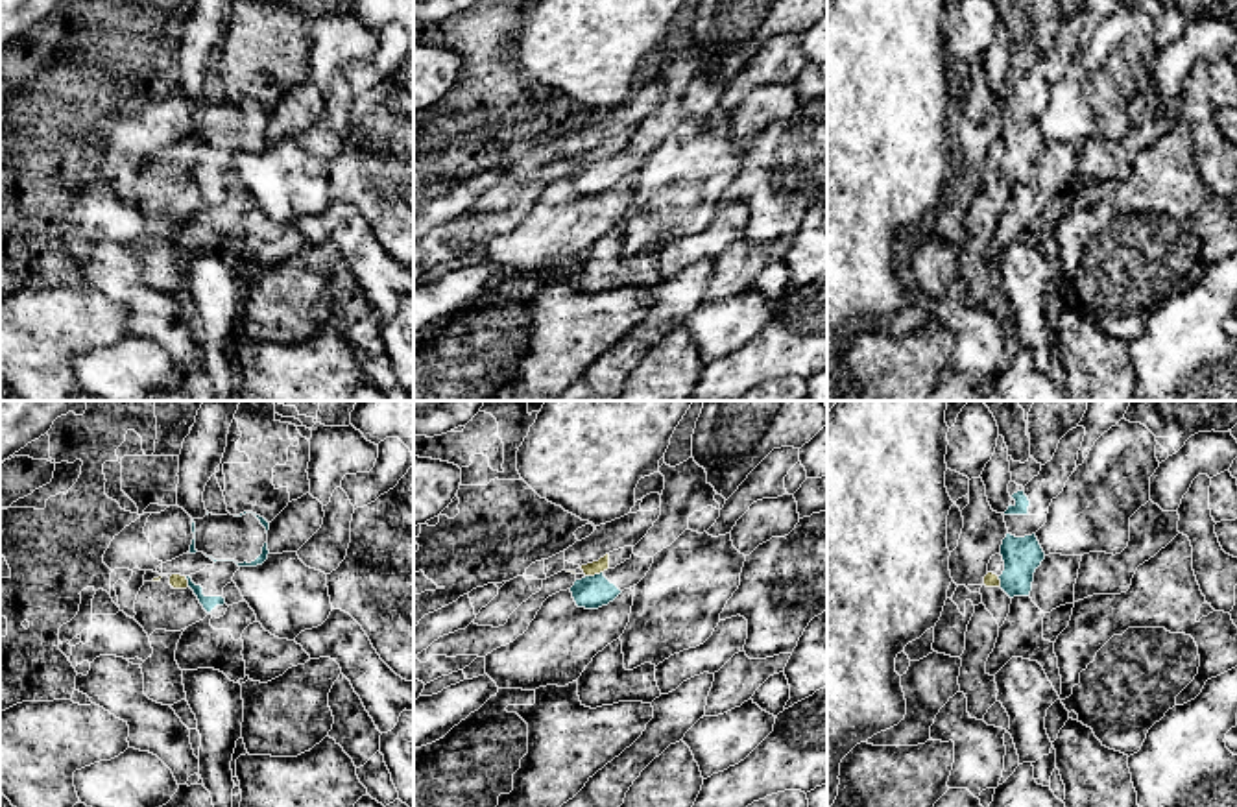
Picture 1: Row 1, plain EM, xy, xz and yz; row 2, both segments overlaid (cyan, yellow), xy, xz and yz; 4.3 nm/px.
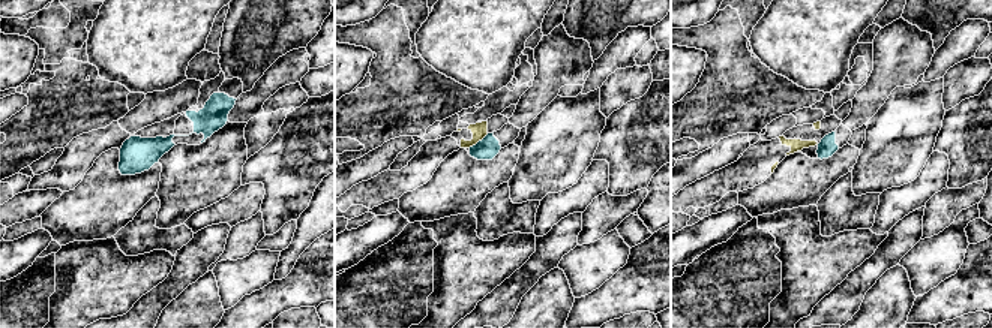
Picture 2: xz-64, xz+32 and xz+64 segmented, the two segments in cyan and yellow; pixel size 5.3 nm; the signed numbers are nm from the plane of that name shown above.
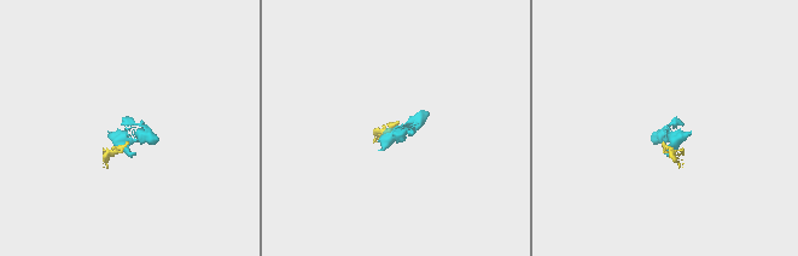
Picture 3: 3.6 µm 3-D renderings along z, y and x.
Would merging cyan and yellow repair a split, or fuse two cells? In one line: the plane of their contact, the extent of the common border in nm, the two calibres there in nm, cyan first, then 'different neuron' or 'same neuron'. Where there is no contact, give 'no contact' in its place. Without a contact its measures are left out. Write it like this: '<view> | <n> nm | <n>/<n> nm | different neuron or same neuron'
xz | 80 nm | 140/60 nm | different neuron

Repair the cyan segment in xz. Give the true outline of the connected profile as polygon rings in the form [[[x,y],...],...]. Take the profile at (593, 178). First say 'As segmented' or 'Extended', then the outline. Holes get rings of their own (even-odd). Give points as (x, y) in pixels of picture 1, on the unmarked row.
Extended. [[[631,140],[630,146],[594,163],[576,161],[570,174],[578,194],[598,196],[613,188],[624,175],[637,172],[650,157],[654,144],[639,144]]]

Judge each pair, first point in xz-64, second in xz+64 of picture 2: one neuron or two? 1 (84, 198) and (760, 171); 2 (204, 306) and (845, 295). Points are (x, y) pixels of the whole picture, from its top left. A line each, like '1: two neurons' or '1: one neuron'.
1: two neurons
2: two neurons

